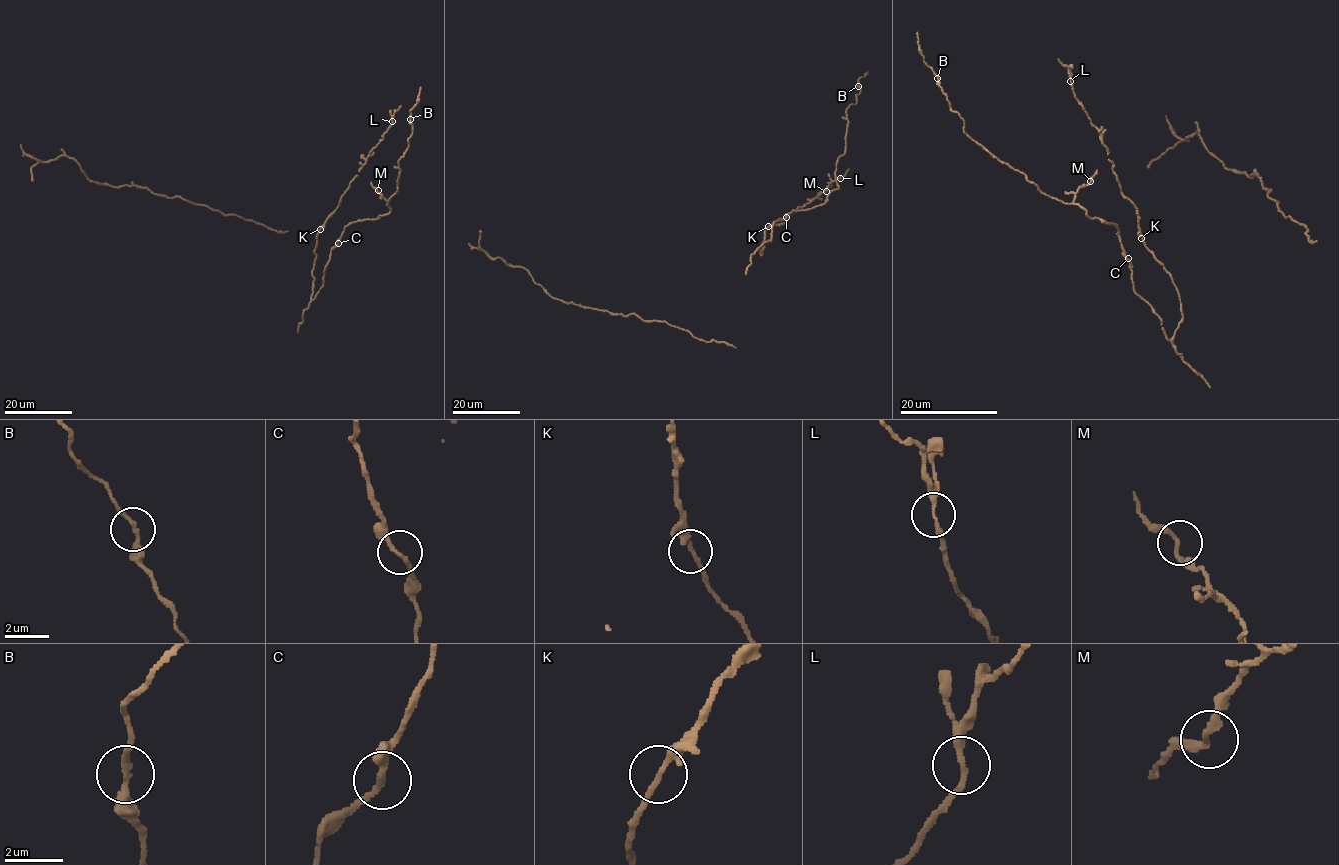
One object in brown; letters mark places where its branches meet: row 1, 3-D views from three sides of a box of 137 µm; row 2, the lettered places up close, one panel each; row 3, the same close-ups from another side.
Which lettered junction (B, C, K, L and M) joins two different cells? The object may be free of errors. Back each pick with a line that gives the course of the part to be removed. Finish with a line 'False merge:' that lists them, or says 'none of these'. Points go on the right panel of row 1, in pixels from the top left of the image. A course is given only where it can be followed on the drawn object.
False merge: none of these

